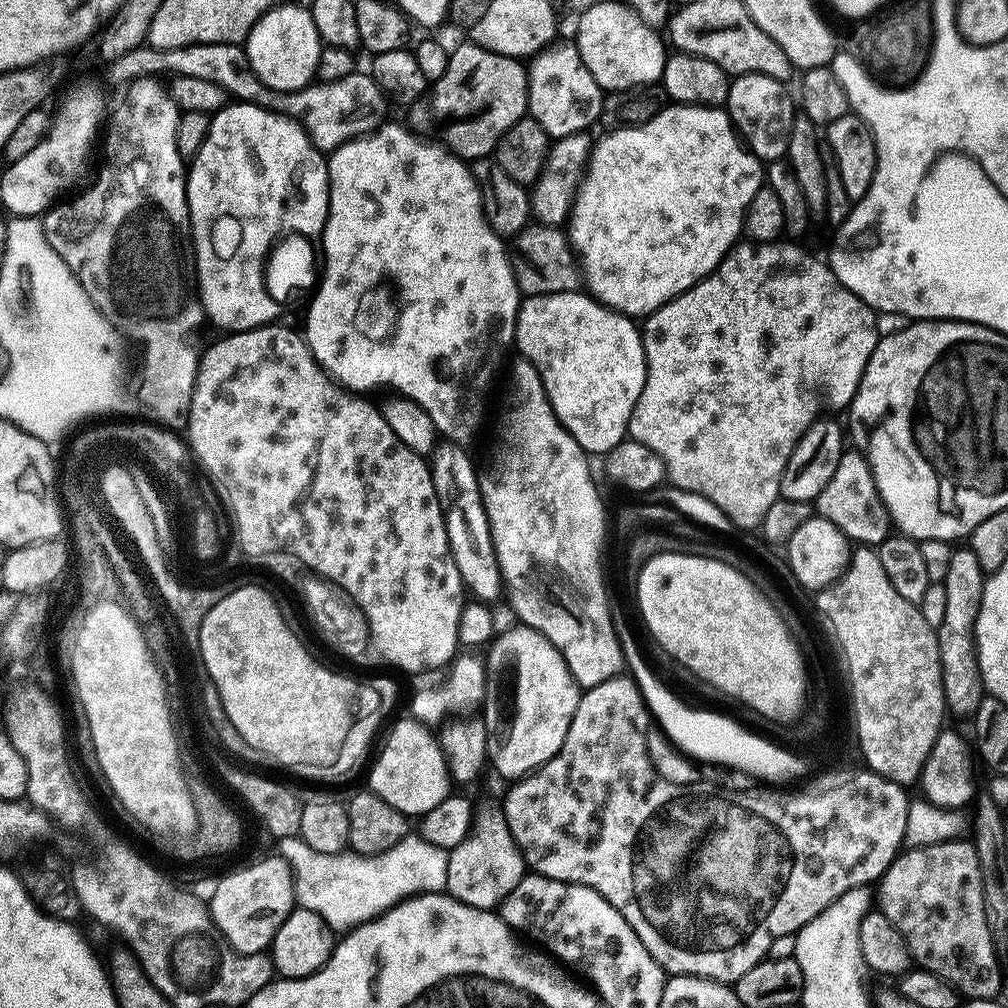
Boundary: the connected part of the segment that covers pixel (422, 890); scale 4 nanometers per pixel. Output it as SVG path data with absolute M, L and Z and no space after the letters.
M409 834L397 842L393 848L370 856L360 856L357 852L345 850L338 854L318 854L318 850L310 850L299 835L279 837L279 855L290 865L295 879L298 881L299 907L318 914L333 930L351 930L377 919L390 908L413 896L440 894L448 886L448 852L445 849L428 844L419 835Z

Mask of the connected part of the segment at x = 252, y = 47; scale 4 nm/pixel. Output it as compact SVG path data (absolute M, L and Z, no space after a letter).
M288 2L261 16L246 37L250 66L260 82L275 92L296 92L313 83L321 47L322 41L312 21L311 11Z

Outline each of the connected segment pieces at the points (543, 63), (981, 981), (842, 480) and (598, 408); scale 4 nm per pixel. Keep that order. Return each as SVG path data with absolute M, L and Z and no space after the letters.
M553 43L531 57L528 69L527 115L546 130L549 138L575 136L591 129L591 124L604 108L605 93L598 86L594 74L586 70L575 43Z
M957 838L943 840L941 844L928 844L924 848L911 848L892 861L878 881L879 888L879 911L890 918L892 925L902 934L913 961L923 971L933 972L955 984L961 997L974 1000L996 1000L999 997L1002 964L997 959L994 929L984 897L983 867L975 843L967 844L964 838Z
M846 450L822 494L814 501L815 515L829 520L849 541L860 546L878 546L890 532L890 517L872 477L868 458L860 450Z
M557 290L542 296L524 296L516 315L514 344L520 347L519 355L535 366L554 414L585 453L606 454L628 436L628 423L642 394L648 369L644 338L633 317L607 308L580 290Z

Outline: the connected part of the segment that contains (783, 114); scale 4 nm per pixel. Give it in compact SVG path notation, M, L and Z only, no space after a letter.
M751 72L735 77L728 86L726 111L749 152L761 162L785 159L792 133L792 100L783 83L769 76Z

